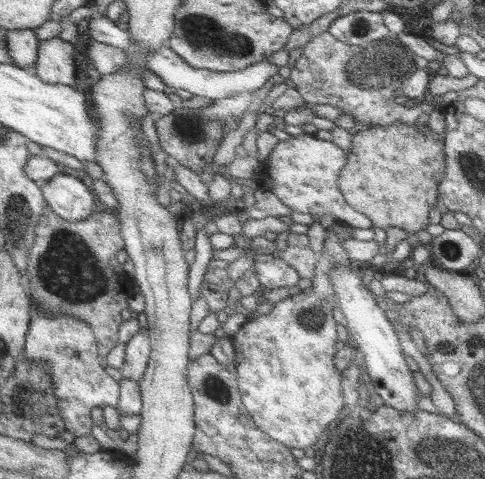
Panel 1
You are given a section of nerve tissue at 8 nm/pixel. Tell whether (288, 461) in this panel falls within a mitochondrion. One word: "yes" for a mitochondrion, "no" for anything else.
no

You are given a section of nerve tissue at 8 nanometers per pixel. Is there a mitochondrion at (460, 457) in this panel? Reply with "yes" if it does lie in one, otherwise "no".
yes

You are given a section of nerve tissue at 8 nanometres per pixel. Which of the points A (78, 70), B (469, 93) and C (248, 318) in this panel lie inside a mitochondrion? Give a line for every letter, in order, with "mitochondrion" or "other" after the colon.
A: other
B: other
C: other

